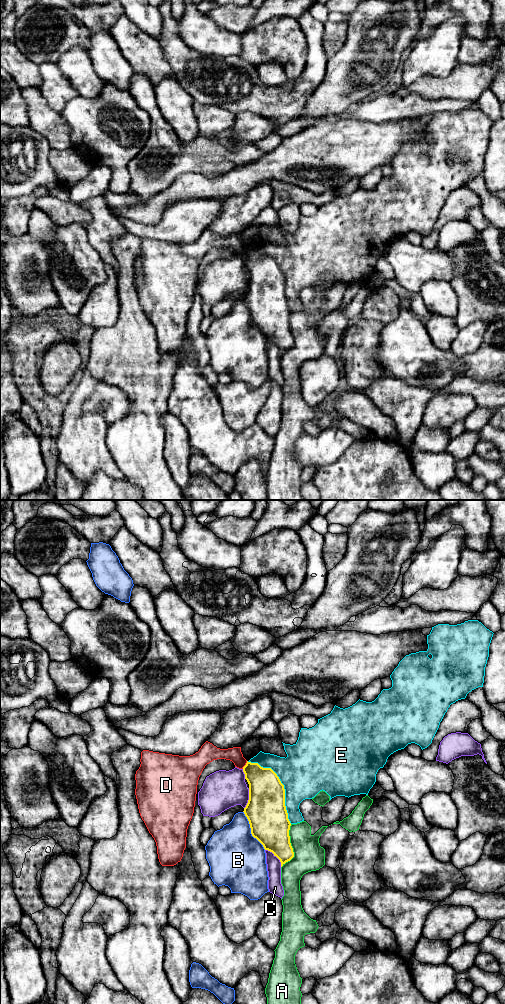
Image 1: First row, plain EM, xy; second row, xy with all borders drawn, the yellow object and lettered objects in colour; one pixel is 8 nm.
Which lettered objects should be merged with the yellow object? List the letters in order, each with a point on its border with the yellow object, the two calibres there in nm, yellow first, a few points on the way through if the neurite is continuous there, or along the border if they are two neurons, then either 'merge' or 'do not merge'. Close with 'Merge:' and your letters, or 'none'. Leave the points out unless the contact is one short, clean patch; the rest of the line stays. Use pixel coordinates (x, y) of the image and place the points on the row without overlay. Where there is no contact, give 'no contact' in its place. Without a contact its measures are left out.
A: meets yellow in xy at (291, 334); 320 nm thick on the yellow side, 240 nm on the other; do not merge
B: meets yellow in xy at (251, 318); 320 nm thick on the yellow side, 440 nm on the other; do not merge
C: meets yellow in xy at (275, 343); 300 nm thick on the yellow side, 110 nm on the other; do not merge
D: meets yellow in xy at (245, 253); 280 nm thick on the yellow side, 120 nm on the other; border along xy (247, 249), (242, 256); do not merge
E: meets yellow in xy at (282, 272); 320 nm thick on the yellow side, 400 nm on the other; do not merge
Merge: none

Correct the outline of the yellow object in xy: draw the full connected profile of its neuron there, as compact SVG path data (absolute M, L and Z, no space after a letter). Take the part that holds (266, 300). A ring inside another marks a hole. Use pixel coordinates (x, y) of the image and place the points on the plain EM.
M247 249L243 260L249 272L249 288L243 300L249 309L251 322L265 338L272 340L280 348L282 355L294 345L289 324L291 311L285 294L284 273L271 256L263 256L258 251Z

